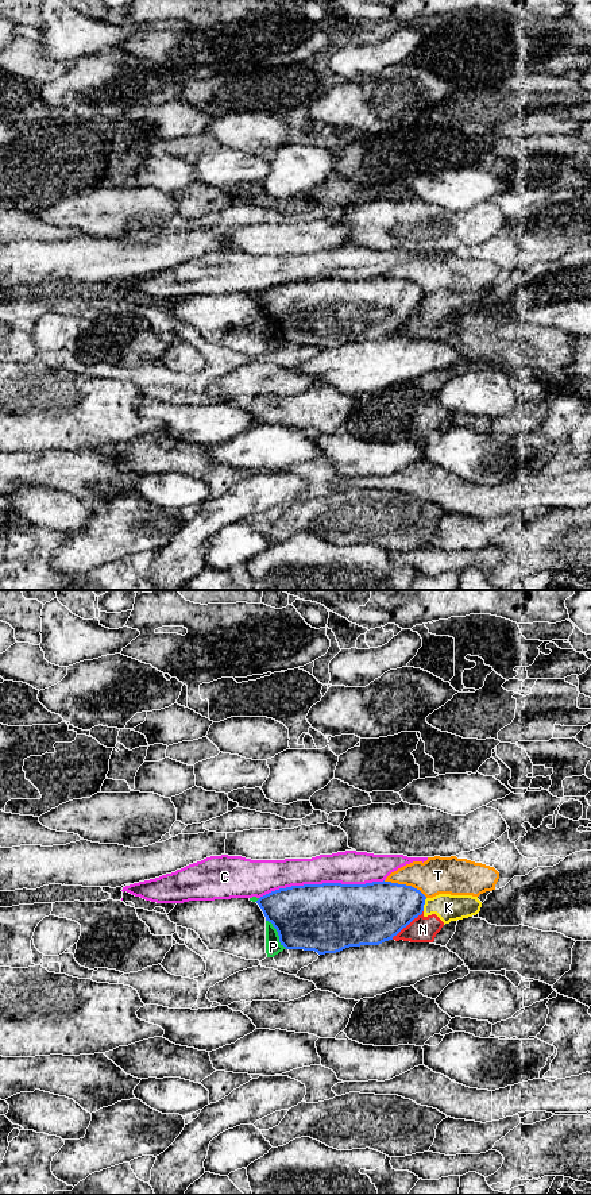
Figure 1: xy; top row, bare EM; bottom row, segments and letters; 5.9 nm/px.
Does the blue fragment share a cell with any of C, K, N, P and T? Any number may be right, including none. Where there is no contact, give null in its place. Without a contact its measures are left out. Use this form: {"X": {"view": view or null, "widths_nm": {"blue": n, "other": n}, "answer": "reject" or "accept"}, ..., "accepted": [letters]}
{"C": {"view": "xy", "widths_nm": {"blue": 420, "other": 200}, "answer": "reject"}, "K": {"view": "xy", "widths_nm": {"blue": 320, "other": 160}, "answer": "reject"}, "N": {"view": "xy", "widths_nm": {"blue": 360, "other": 160}, "answer": "reject"}, "P": {"view": "xy", "widths_nm": {"blue": 400, "other": 100}, "answer": "reject"}, "T": {"view": "xy", "widths_nm": {"blue": 360, "other": 220}, "answer": "reject"}, "accepted": []}

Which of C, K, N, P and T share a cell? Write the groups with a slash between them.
C / K N / P / T

